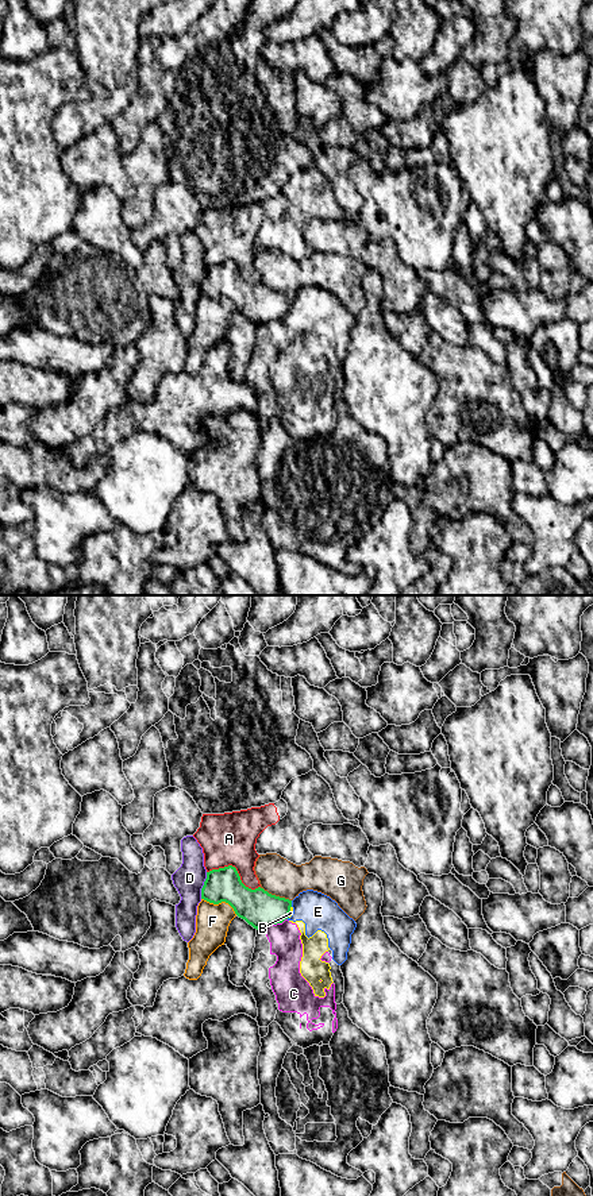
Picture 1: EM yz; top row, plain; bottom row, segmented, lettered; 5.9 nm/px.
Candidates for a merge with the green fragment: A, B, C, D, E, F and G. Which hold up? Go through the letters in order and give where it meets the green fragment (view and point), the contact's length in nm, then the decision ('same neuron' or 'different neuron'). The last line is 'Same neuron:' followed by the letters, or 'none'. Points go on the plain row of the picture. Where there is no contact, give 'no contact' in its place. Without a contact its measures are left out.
A: contact yz (235, 265); length 340 nm; different neuron
B: contact yz (289, 307); length 70 nm; different neuron
C: contact yz (274, 319); length 160 nm; different neuron
D: contact yz (203, 281); length 170 nm; different neuron
E: contact yz (291, 298); length 40 nm; different neuron
F: contact yz (220, 297); length 240 nm; different neuron
G: contact yz (274, 290); length 200 nm; different neuron
Same neuron: none

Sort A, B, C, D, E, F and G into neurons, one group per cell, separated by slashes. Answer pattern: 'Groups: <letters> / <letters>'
Groups: A / B C E / D / F / G

